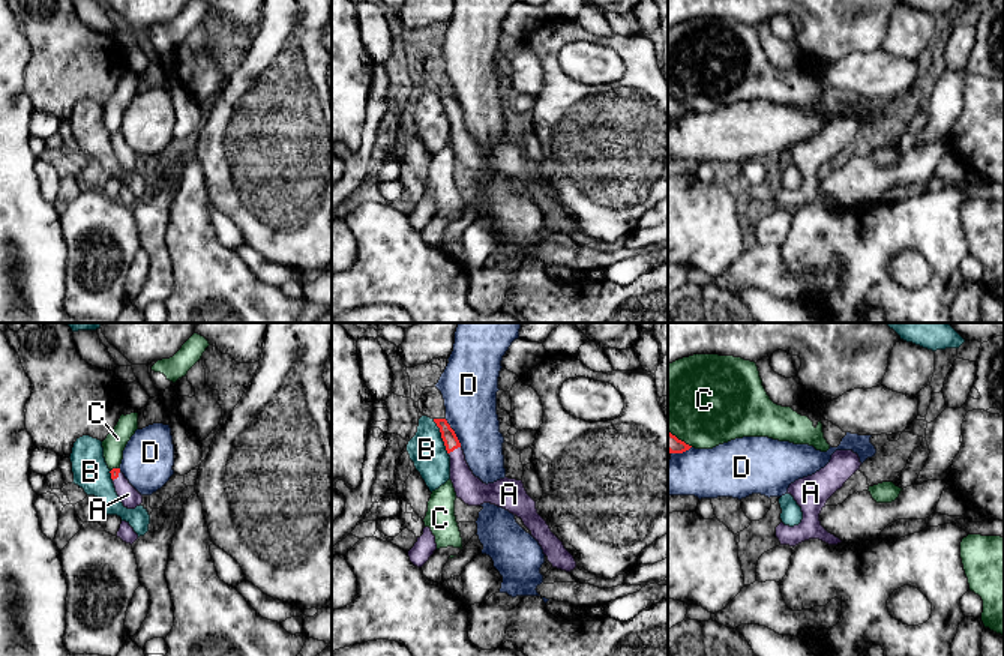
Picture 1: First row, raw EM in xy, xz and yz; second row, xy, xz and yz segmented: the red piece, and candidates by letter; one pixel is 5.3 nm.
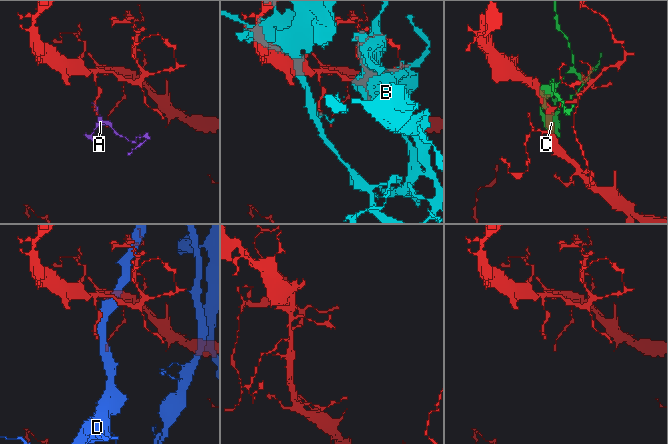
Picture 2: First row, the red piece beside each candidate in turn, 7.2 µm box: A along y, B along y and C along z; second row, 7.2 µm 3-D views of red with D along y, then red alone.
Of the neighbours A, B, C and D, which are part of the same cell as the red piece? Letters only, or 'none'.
A

